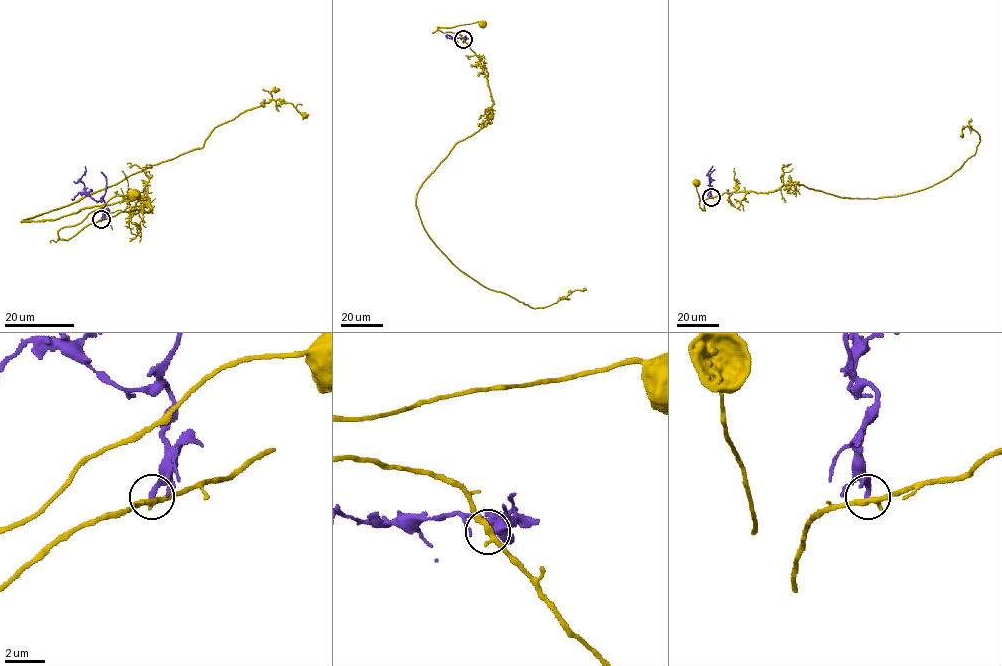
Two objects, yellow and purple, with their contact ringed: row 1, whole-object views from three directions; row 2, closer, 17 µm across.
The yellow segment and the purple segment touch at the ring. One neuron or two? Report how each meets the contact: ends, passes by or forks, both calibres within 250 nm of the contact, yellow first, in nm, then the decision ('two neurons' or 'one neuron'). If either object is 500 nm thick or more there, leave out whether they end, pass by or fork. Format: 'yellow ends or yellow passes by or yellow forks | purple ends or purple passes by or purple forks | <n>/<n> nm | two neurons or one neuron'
yellow passes by | purple ends | 280/280 nm | two neurons

